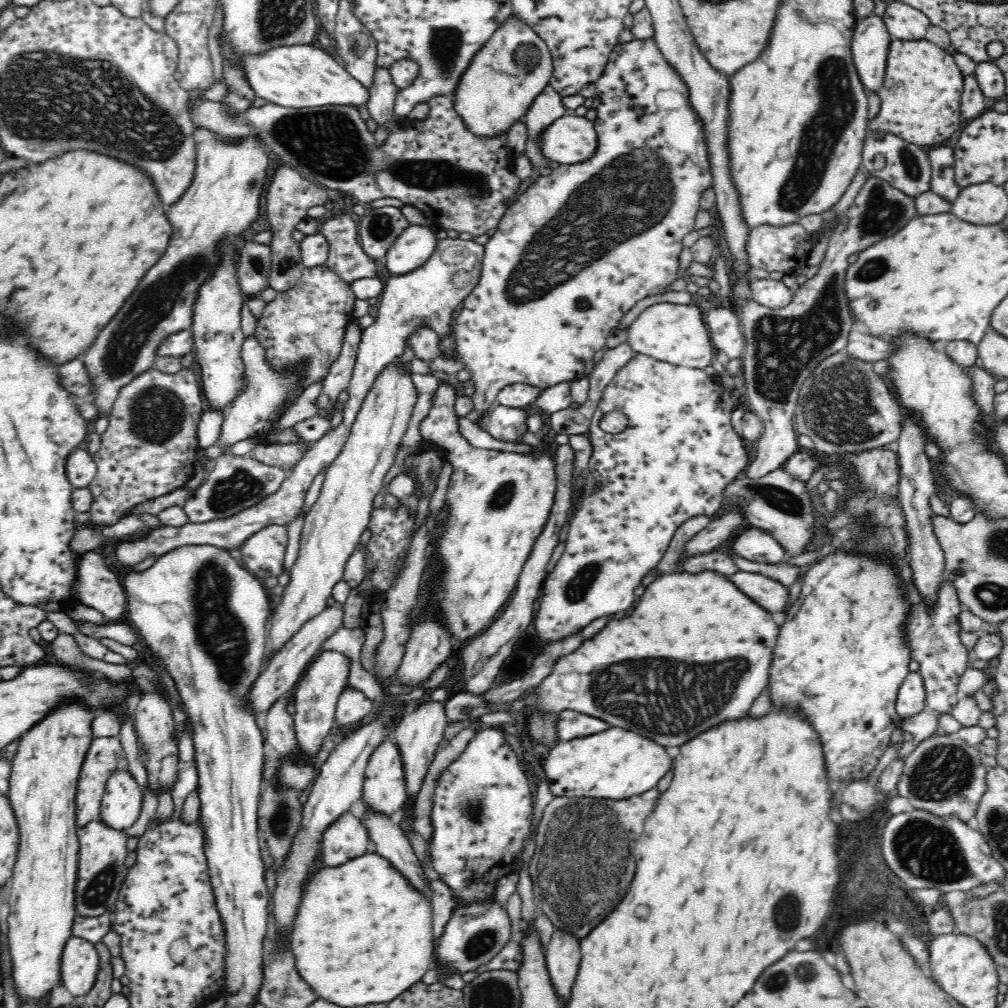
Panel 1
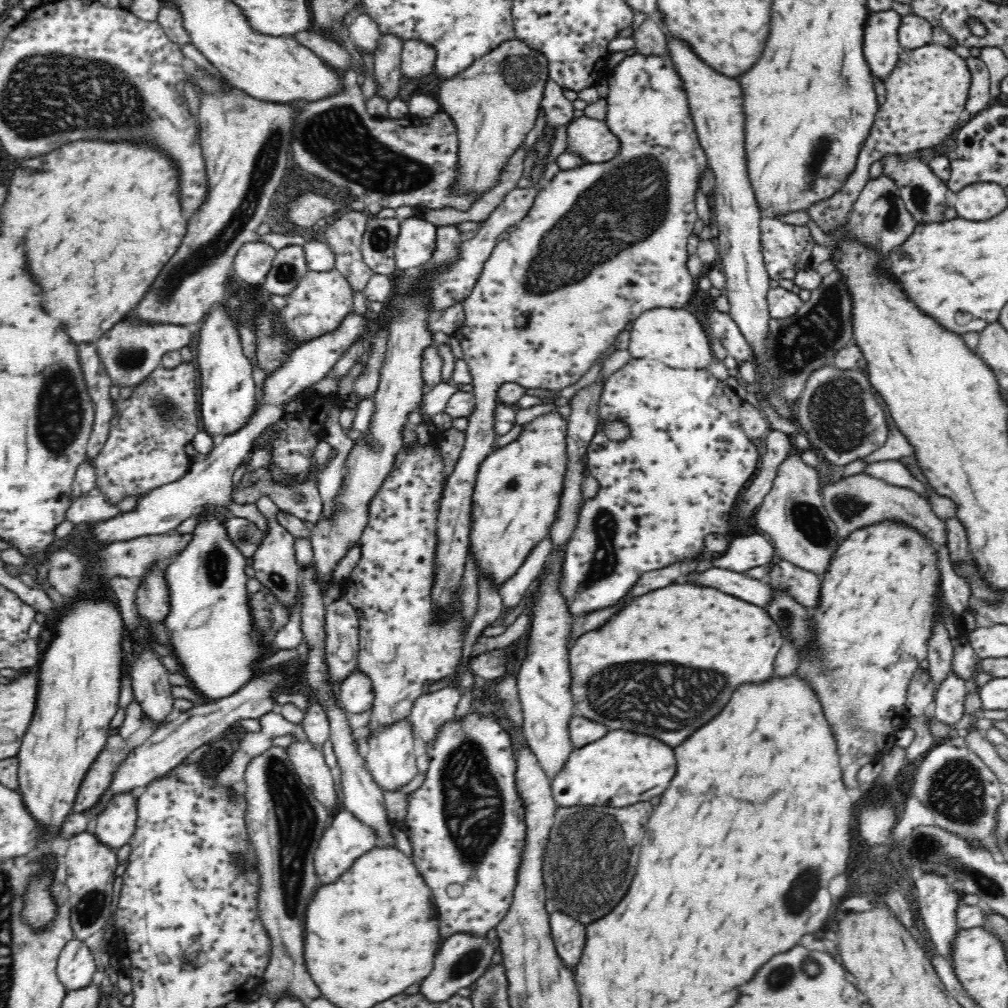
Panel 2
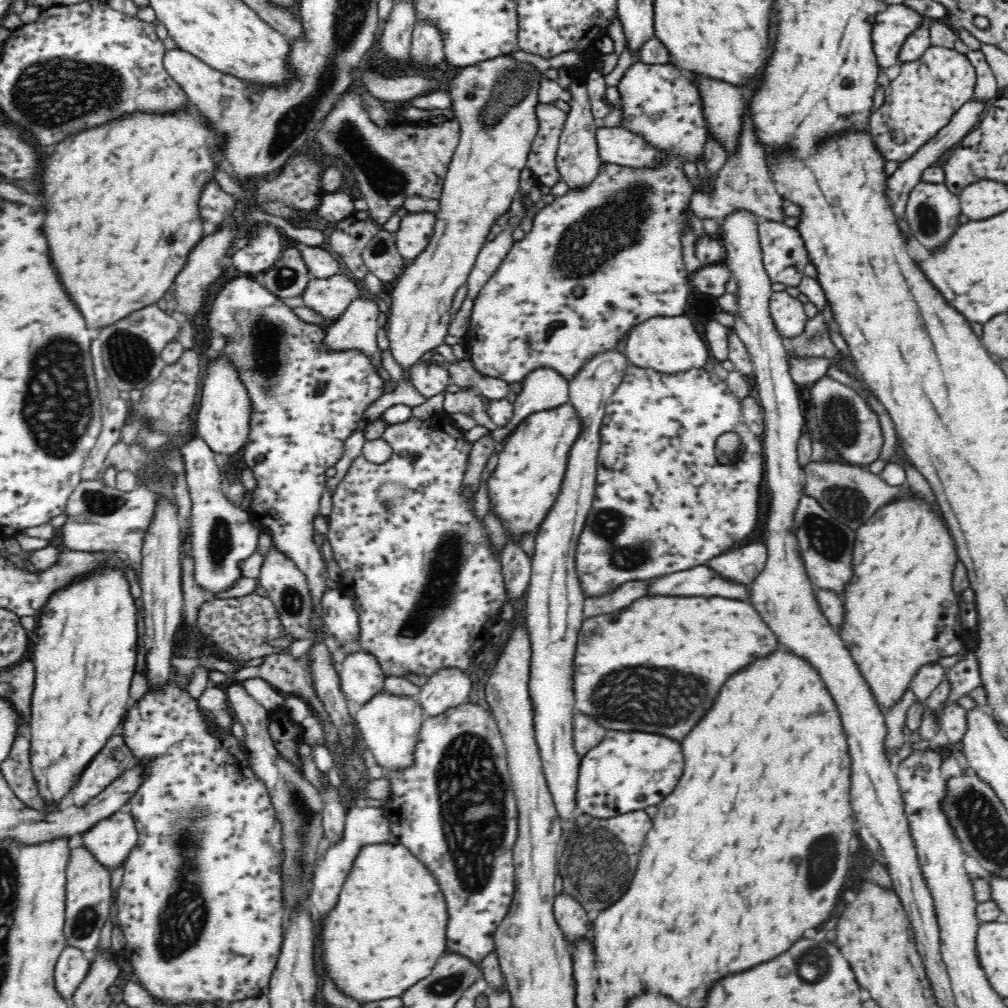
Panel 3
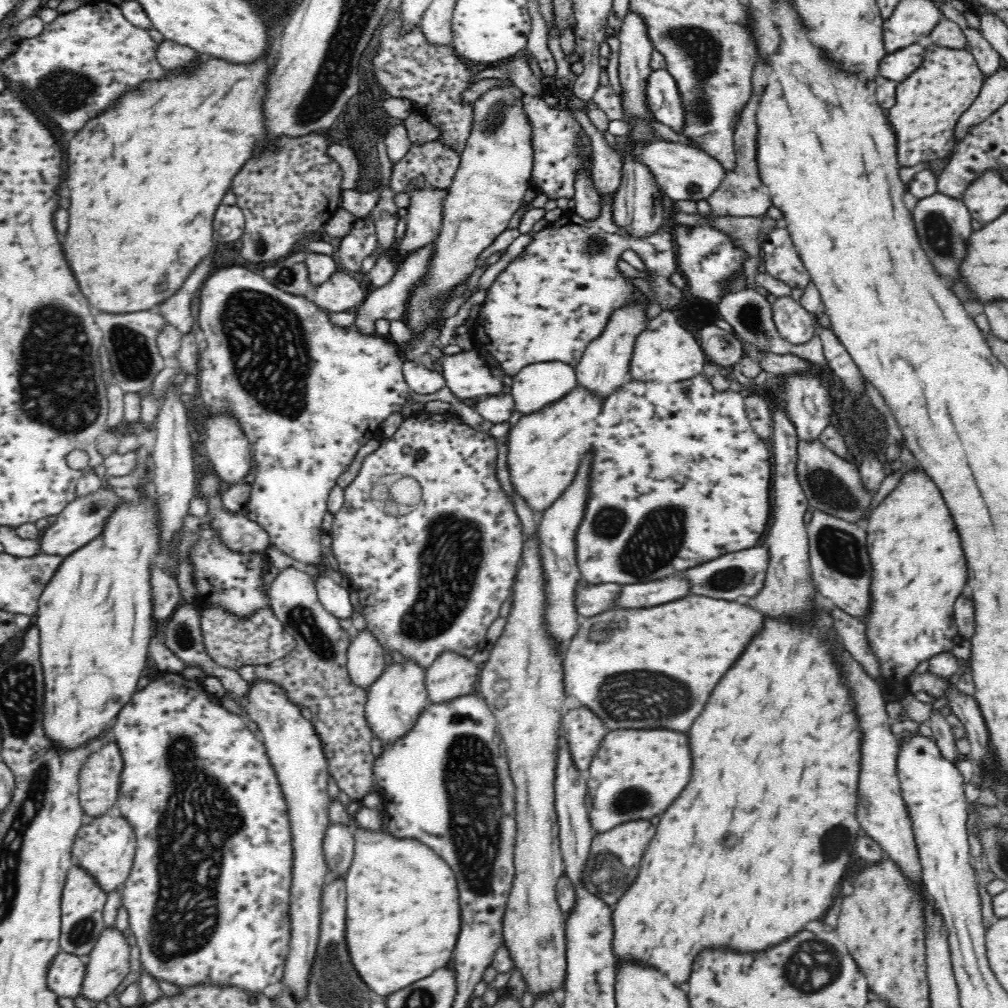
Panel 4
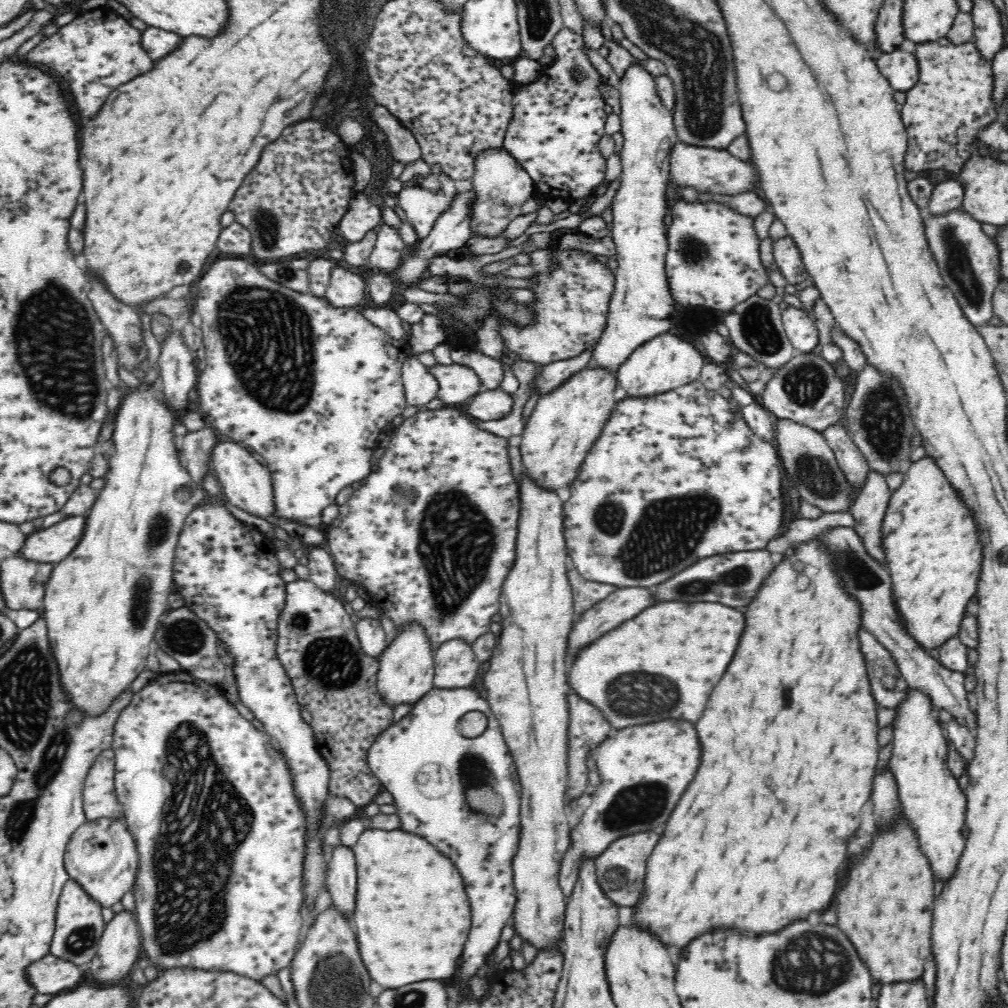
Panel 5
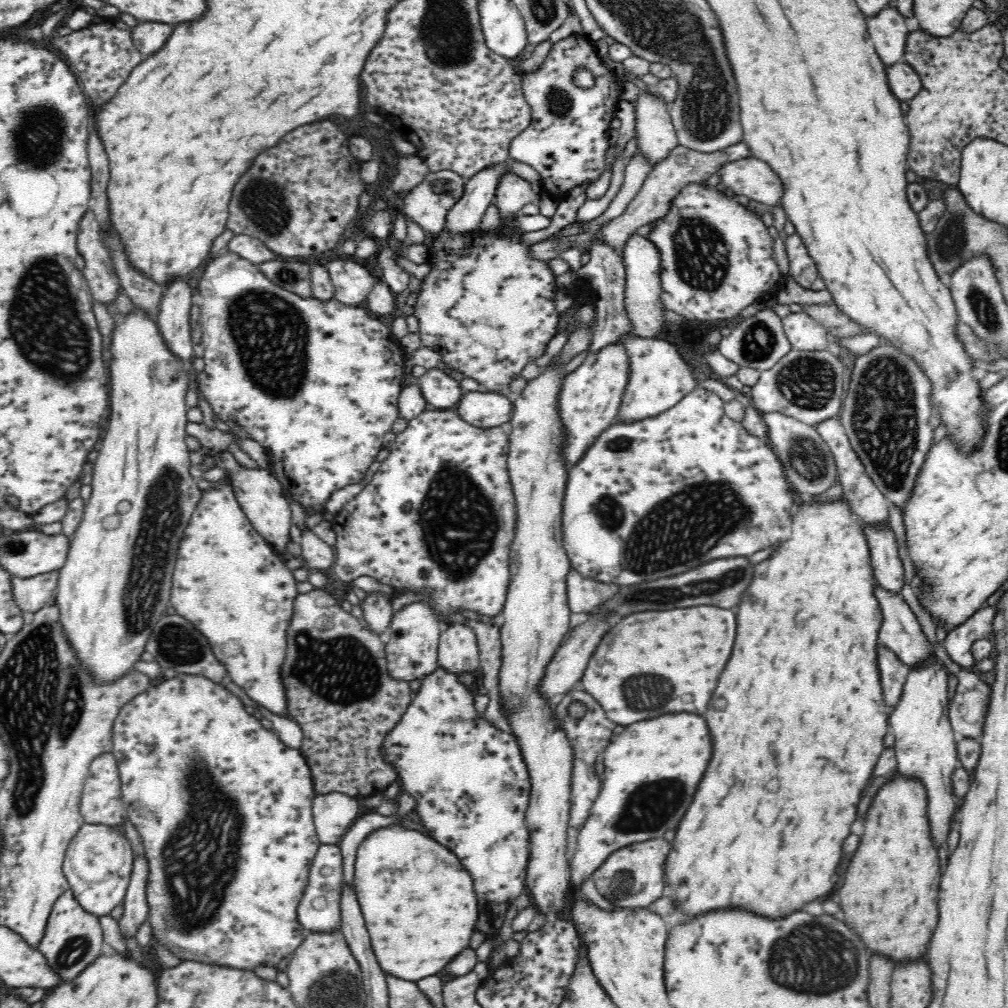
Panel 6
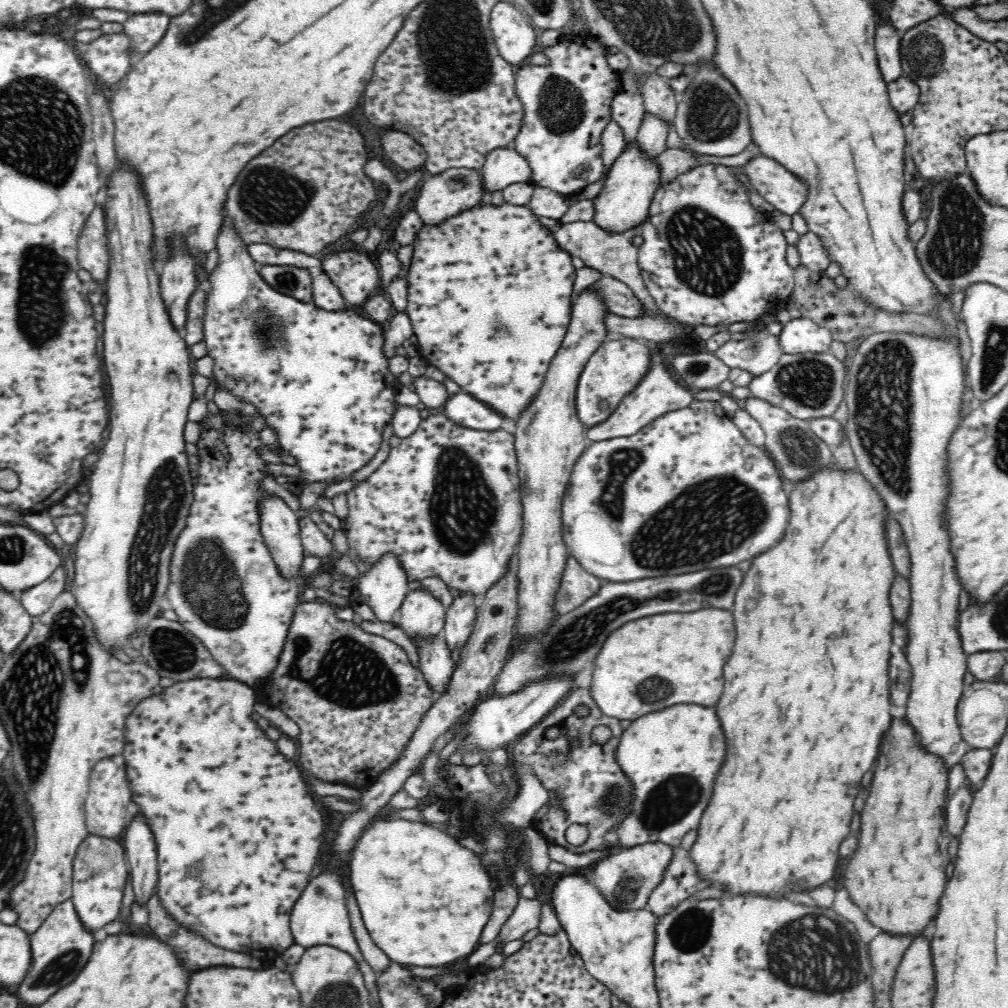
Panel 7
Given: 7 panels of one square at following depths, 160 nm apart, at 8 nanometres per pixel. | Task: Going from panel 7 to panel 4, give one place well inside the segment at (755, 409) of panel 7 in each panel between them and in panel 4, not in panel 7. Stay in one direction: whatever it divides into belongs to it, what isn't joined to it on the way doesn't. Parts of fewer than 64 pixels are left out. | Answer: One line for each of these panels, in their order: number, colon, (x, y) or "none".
4: (831, 484)
5: (810, 462)
6: (809, 465)

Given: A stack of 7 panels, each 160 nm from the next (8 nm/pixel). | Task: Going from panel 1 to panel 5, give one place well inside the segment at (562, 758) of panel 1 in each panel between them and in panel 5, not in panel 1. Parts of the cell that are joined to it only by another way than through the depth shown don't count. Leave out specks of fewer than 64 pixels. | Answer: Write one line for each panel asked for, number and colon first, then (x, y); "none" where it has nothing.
2: (617, 771)
3: (628, 771)
4: (623, 789)
5: (644, 770)

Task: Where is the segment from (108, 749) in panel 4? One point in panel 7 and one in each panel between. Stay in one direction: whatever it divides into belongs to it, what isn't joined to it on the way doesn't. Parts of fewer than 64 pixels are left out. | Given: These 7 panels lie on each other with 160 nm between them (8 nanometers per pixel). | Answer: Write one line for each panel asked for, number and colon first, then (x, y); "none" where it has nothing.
5: (99, 797)
6: (101, 803)
7: (106, 806)

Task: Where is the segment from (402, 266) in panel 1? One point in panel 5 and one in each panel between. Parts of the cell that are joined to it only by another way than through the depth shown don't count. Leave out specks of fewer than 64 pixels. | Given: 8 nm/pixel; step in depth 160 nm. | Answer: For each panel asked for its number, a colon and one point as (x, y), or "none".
2: (415, 243)
3: (416, 228)
4: (424, 216)
5: (422, 207)

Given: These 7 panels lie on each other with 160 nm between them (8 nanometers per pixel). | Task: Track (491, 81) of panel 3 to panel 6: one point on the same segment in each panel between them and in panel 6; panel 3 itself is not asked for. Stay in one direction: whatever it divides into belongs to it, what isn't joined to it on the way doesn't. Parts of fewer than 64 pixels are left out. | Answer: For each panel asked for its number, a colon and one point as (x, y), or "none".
4: (489, 185)
5: (499, 180)
6: (513, 193)

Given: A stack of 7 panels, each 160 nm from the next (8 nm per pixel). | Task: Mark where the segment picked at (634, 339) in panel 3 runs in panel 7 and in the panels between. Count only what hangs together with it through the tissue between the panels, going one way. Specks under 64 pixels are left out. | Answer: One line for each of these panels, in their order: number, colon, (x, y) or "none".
4: (664, 352)
5: (665, 363)
6: (659, 378)
7: (657, 394)

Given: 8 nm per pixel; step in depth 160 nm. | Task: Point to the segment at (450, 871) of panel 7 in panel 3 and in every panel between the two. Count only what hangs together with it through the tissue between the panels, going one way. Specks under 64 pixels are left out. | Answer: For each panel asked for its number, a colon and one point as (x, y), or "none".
3: (389, 925)
4: (403, 916)
5: (412, 917)
6: (399, 872)

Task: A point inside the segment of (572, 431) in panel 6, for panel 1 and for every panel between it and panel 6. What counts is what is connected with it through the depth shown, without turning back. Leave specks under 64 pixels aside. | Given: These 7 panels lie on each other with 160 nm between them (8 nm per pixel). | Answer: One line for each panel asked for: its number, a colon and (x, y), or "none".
1: (500, 501)
2: (517, 493)
3: (531, 466)
4: (545, 448)
5: (565, 423)

